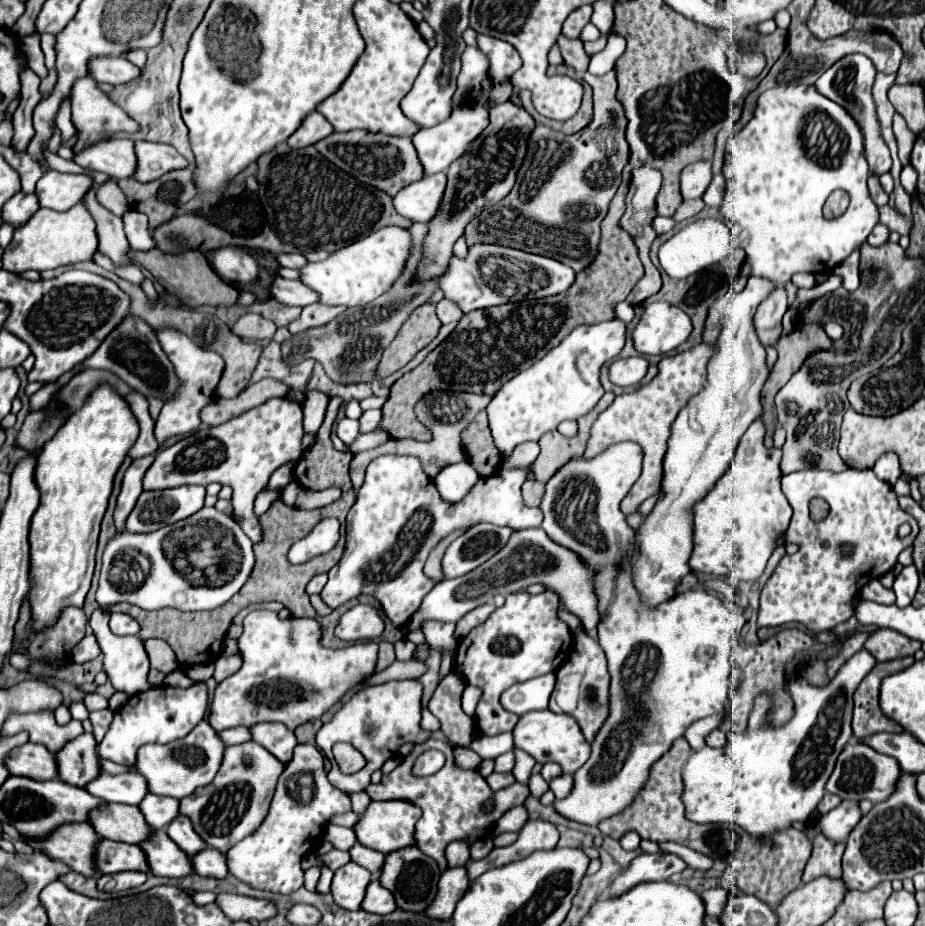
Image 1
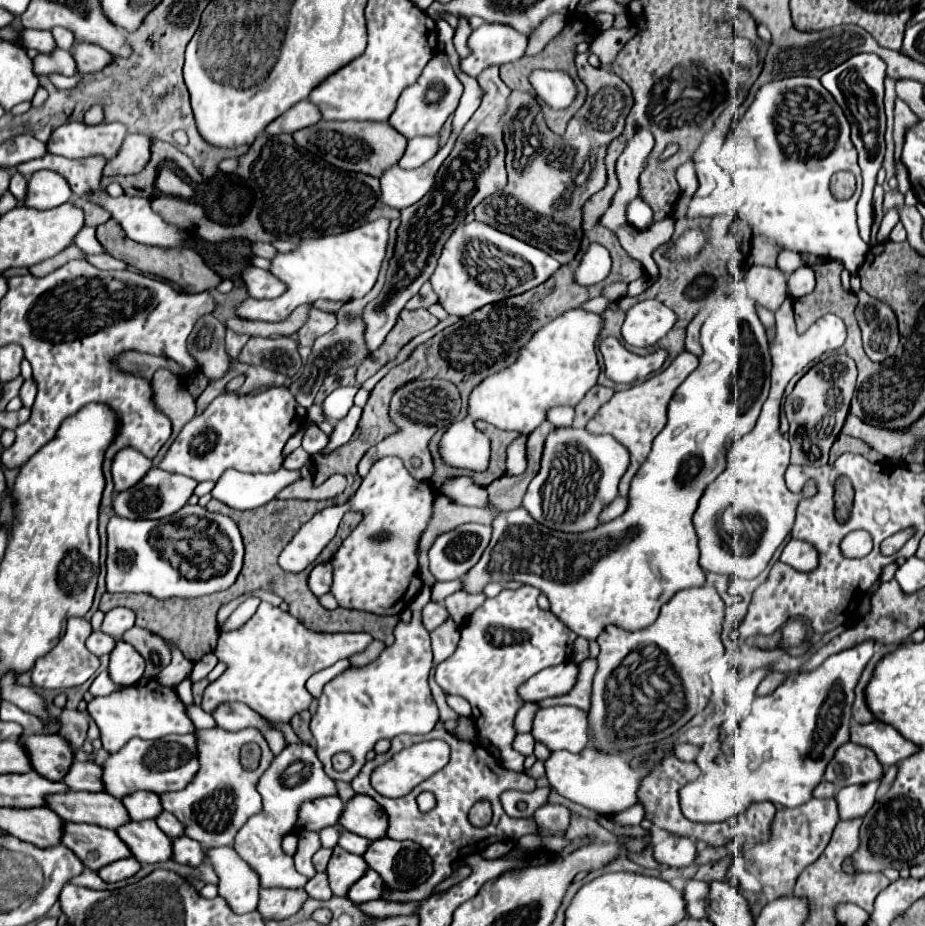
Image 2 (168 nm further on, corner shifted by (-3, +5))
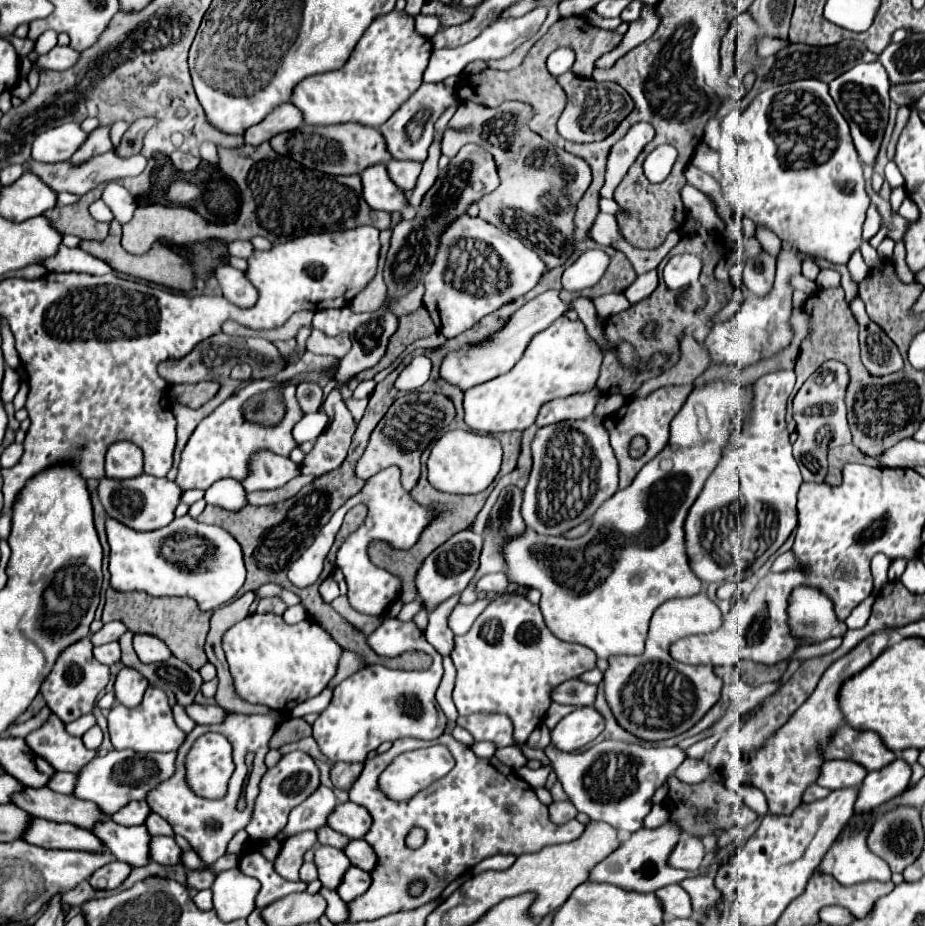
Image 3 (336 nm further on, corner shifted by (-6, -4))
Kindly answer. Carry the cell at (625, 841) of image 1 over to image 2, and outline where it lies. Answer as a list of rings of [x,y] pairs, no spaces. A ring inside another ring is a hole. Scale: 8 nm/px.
[[[636,803],[632,807],[615,816],[616,821],[623,826],[639,825],[644,818],[644,808],[642,804]]]

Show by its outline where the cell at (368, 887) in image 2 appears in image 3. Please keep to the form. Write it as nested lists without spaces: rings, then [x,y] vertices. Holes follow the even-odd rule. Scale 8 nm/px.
[[[348,867],[348,871],[342,877],[342,883],[338,885],[338,895],[350,903],[350,899],[356,899],[358,895],[362,895],[366,891],[366,887],[370,887],[370,873],[358,869],[358,867]]]

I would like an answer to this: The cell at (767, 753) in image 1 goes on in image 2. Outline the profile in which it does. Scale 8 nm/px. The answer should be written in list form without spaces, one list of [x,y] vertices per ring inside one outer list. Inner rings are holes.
[[[863,642],[851,650],[839,652],[827,658],[819,668],[811,672],[787,672],[781,686],[767,694],[757,696],[739,724],[739,732],[721,738],[721,750],[717,754],[719,770],[701,774],[697,780],[681,788],[681,810],[685,818],[693,822],[722,822],[727,818],[743,814],[751,804],[771,802],[785,808],[795,808],[805,804],[815,786],[823,780],[825,768],[831,762],[835,750],[849,742],[851,738],[851,706],[855,696],[855,686],[873,656],[873,642]]]

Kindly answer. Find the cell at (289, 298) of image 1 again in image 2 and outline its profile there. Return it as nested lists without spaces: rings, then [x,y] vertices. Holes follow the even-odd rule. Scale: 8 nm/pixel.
[[[249,266],[243,272],[243,280],[251,298],[277,298],[287,292],[287,284],[283,284],[277,276],[269,274],[269,270]]]

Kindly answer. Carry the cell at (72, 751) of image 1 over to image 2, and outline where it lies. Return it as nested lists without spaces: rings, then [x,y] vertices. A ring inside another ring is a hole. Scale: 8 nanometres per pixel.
[[[29,734],[21,742],[35,762],[35,772],[45,778],[63,780],[75,760],[73,746],[59,734]]]

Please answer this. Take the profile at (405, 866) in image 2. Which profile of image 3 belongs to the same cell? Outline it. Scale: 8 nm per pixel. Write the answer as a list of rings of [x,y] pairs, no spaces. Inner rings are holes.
[[[354,839],[344,847],[346,857],[350,859],[352,865],[364,869],[364,871],[372,871],[374,863],[376,863],[376,855],[374,851],[370,851],[368,843],[364,843],[364,839]]]

